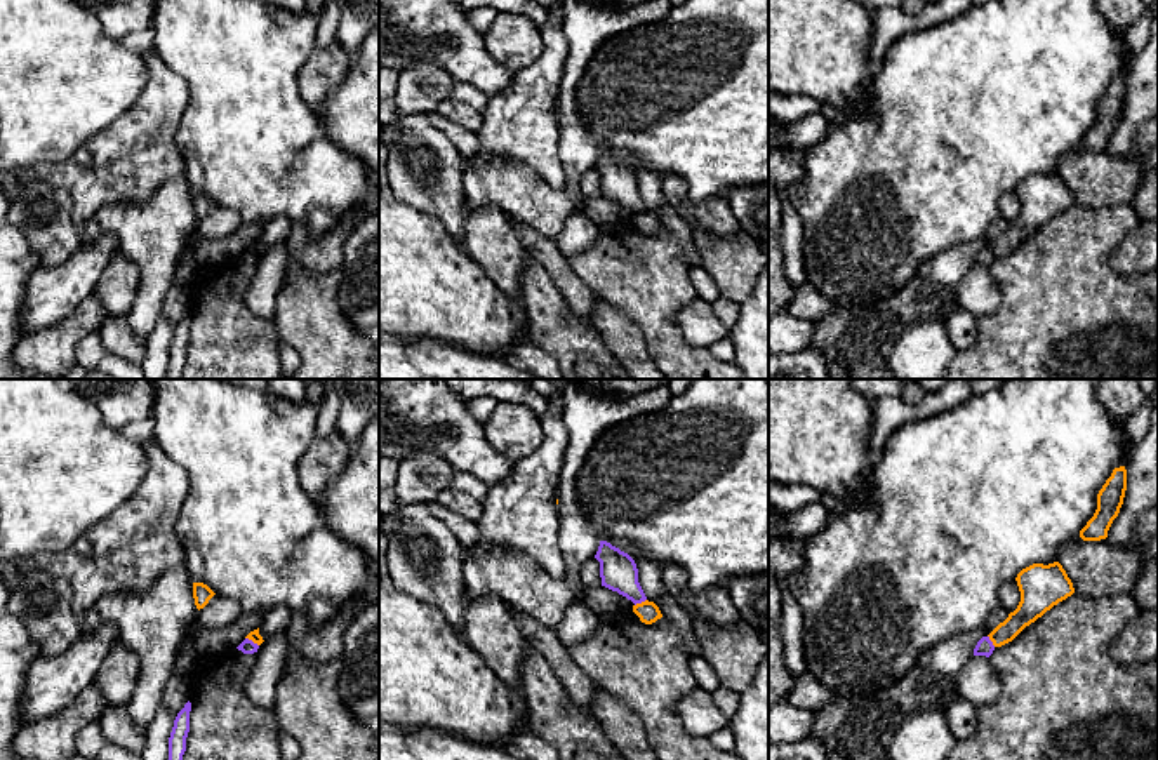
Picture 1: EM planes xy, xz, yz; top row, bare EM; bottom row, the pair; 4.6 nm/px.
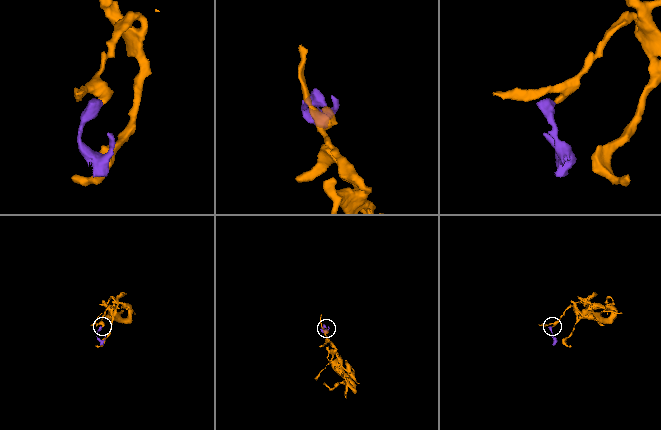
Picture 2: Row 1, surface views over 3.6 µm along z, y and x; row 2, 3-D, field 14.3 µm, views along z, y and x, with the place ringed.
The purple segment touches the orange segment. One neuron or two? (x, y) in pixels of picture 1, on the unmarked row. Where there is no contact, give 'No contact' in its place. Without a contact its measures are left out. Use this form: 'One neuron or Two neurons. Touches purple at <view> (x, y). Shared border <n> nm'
Two neurons. Touches purple at xz (640, 213). Shared border 70 nm

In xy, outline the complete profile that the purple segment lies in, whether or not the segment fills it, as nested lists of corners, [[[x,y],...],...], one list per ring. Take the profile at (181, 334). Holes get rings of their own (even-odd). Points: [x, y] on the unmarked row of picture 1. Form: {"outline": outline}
{"outline": [[[188,311],[174,330],[174,337],[169,348],[169,370],[165,379],[181,379],[183,365],[186,362],[186,348],[190,343],[190,322],[191,313]]]}

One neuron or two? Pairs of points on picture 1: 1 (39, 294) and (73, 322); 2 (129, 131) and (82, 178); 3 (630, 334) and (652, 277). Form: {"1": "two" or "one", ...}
{"1": "two", "2": "one", "3": "two"}

